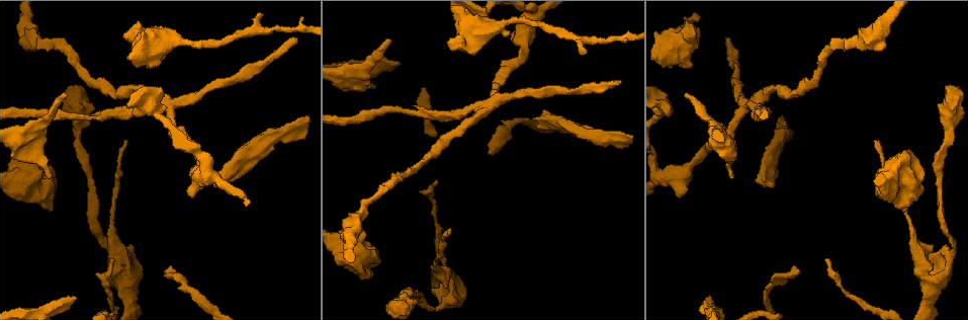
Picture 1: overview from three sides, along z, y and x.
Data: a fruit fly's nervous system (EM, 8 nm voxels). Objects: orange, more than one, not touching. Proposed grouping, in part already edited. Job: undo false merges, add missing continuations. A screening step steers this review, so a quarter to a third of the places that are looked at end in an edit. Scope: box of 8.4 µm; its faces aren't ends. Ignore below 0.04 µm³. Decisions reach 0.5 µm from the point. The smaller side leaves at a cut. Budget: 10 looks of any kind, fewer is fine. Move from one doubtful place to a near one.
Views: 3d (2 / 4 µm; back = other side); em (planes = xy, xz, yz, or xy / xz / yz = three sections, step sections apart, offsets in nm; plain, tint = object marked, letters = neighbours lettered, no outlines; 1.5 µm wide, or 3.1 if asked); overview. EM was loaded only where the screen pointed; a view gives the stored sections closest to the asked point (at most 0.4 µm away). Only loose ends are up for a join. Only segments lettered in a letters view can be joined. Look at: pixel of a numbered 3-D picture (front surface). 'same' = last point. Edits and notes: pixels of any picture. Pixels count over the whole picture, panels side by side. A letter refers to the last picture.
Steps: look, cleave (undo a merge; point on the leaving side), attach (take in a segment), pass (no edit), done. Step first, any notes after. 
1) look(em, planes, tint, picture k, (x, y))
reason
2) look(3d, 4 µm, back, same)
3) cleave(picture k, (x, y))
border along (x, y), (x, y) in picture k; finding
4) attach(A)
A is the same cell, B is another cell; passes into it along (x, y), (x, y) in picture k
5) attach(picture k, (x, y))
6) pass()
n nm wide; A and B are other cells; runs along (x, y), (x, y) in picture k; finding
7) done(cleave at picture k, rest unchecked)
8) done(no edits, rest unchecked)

look(em, 3.1 µm, planes, letters, picture 1, (394, 300))
free end

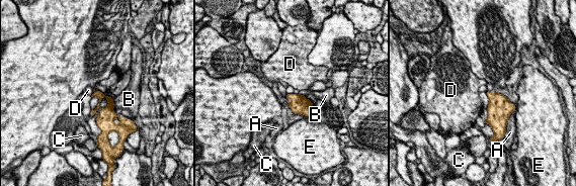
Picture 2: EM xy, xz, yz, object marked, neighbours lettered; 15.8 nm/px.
pass()
A touches over 260 nm; A, B, C, D and E are other cells; none of them fits

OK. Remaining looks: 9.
look(3d, 4 µm, picture 1, (67, 95))
an open end

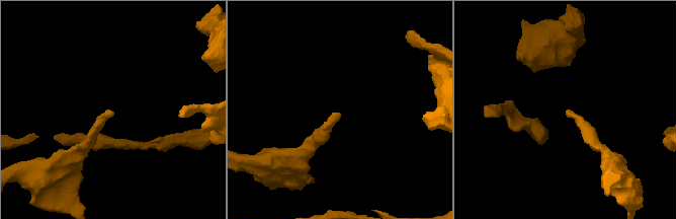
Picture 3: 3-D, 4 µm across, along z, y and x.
look(em, planes, letters, picture 3, (110, 113))

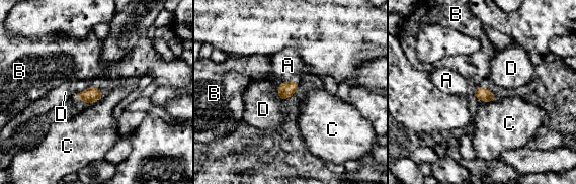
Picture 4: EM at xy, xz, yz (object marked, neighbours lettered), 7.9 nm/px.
attach(A)
110 nm wide; A is the same cell, B, C and D are other cells; passes into it along (285, 89), (286, 82), (288, 65) in picture 4; the neuron continues

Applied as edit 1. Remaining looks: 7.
look(em, planes, letters, picture 1, (215, 187))
branch stops here

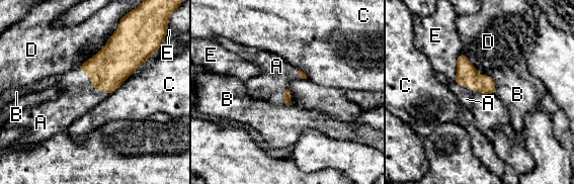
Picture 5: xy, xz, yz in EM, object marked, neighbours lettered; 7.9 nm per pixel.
attach(A)
A is the same cell, B, C, D and E are other cells; passes into it along (107, 70), (102, 90), (76, 106) in picture 5; the neuron continues

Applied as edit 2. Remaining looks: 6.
look(overview)

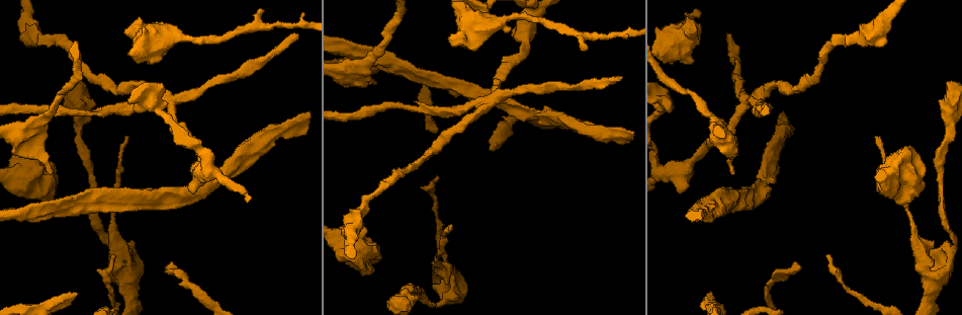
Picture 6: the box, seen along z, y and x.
look(em, planes, letters, picture 6, (710, 294))
an open end

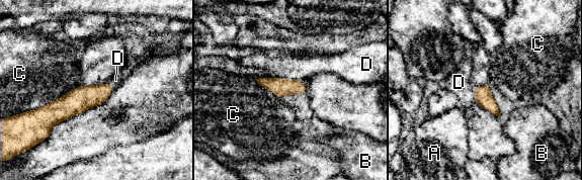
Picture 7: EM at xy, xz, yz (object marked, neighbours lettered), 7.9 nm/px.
attach(D)
D is the same cell, A, B and C are other cells; passes into it along (280, 87), (288, 80), (303, 68) in picture 7; the neuron continues

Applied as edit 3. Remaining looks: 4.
done(attach at picture 4, attach at picture 5, attach at picture 7, rest unchecked)

